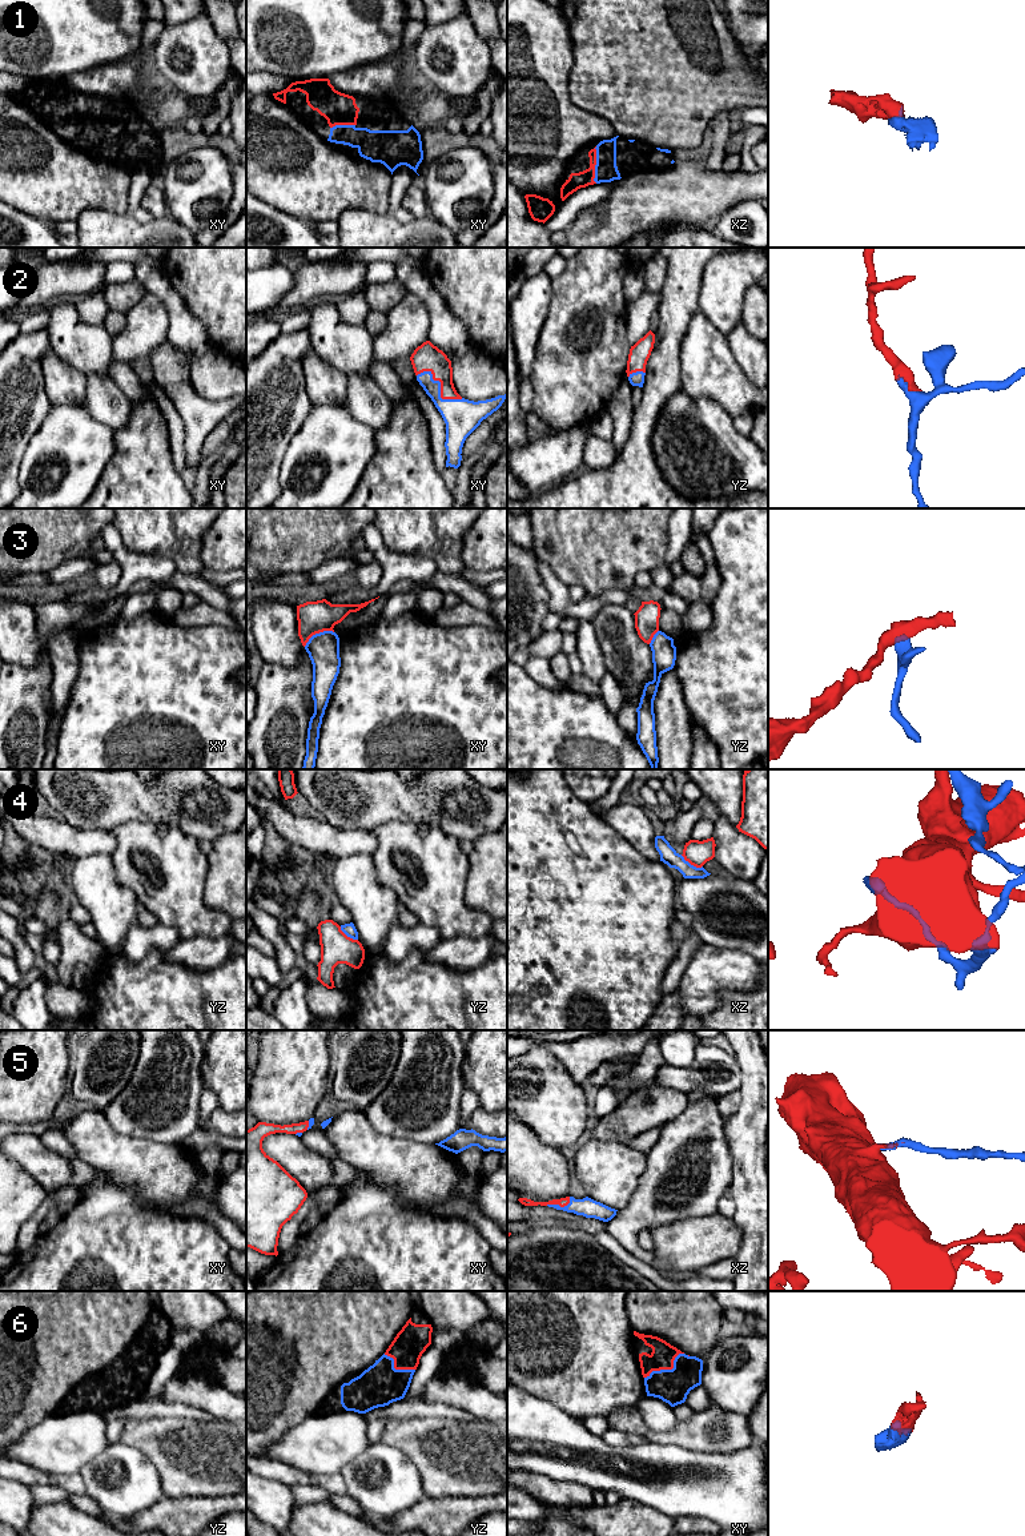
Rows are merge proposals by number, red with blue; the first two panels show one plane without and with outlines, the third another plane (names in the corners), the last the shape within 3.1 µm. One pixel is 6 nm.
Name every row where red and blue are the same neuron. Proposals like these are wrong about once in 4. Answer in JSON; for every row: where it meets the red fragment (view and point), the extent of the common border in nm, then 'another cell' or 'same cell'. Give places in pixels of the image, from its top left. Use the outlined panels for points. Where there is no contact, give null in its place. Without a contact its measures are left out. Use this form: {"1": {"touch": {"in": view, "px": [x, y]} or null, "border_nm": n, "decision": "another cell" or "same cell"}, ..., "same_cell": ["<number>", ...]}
{"1": {"touch": {"in": "xz", "px": [595, 164]}, "border_nm": 220, "decision": "same cell"}, "2": {"touch": {"in": "xy", "px": [441, 387]}, "border_nm": 320, "decision": "same cell"}, "3": {"touch": {"in": "xy", "px": [317, 632]}, "border_nm": 200, "decision": "another cell"}, "4": {"touch": {"in": "xz", "px": [691, 864]}, "border_nm": 150, "decision": "another cell"}, "5": {"touch": {"in": "xz", "px": [559, 1205]}, "border_nm": 160, "decision": "same cell"}, "6": {"touch": {"in": "xy", "px": [667, 1368]}, "border_nm": 280, "decision": "same cell"}, "same_cell": ["1", "2", "5", "6"]}

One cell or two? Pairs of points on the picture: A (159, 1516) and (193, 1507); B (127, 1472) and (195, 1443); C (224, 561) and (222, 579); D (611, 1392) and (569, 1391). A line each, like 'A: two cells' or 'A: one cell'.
A: one cell
B: two cells
C: two cells
D: one cell

